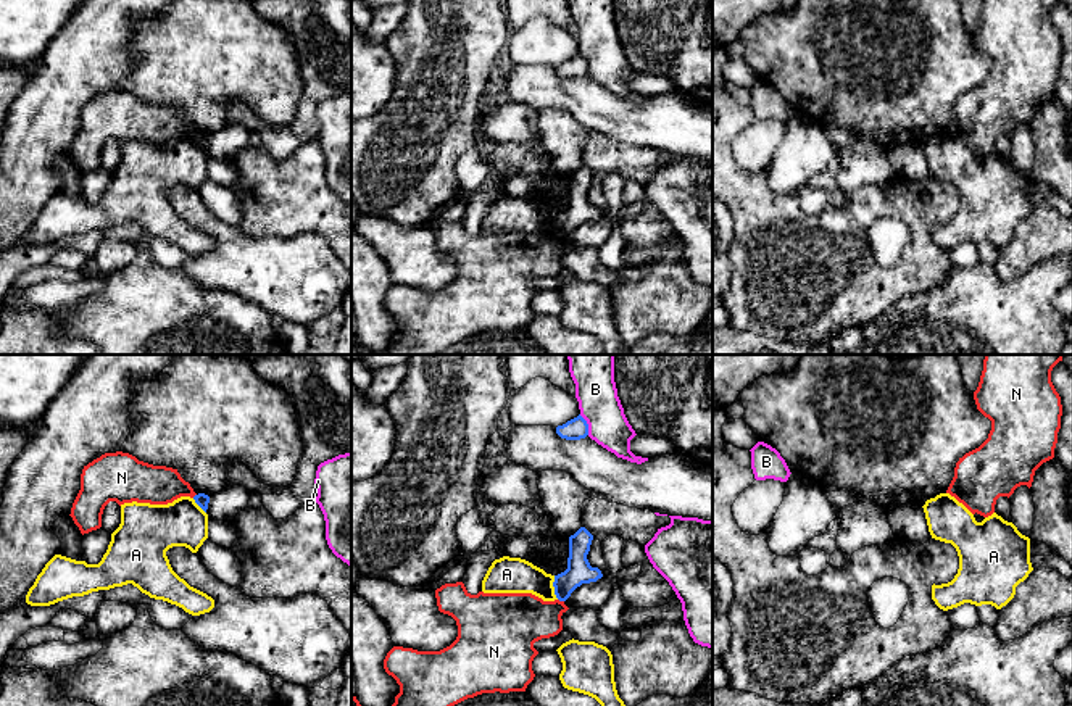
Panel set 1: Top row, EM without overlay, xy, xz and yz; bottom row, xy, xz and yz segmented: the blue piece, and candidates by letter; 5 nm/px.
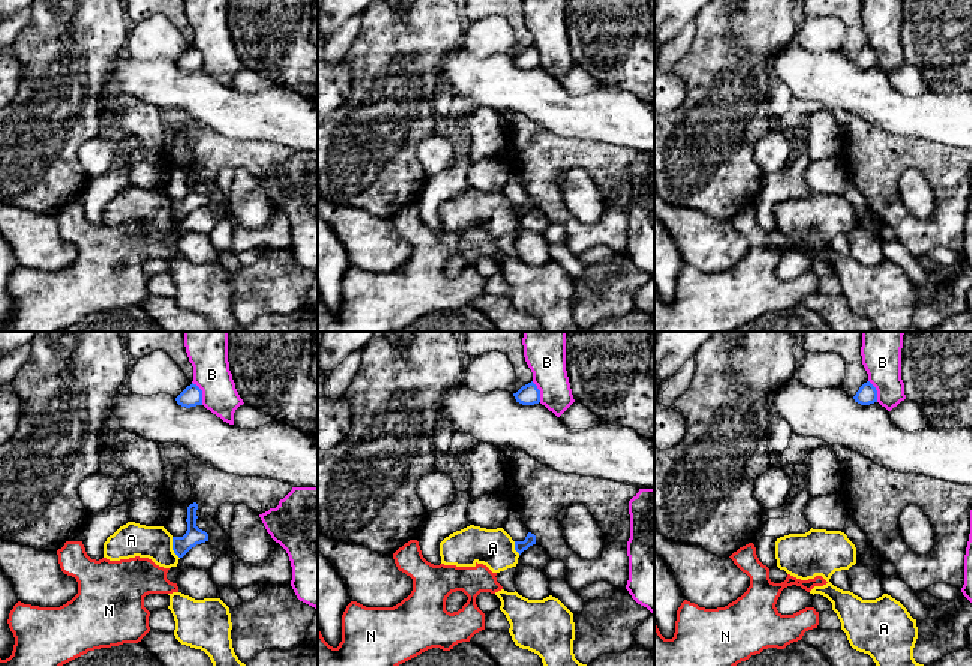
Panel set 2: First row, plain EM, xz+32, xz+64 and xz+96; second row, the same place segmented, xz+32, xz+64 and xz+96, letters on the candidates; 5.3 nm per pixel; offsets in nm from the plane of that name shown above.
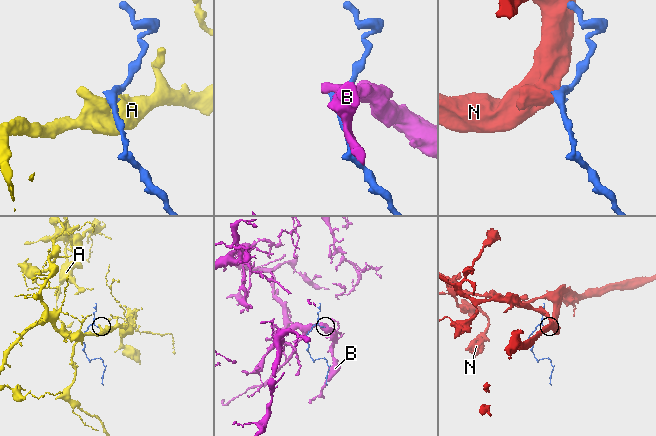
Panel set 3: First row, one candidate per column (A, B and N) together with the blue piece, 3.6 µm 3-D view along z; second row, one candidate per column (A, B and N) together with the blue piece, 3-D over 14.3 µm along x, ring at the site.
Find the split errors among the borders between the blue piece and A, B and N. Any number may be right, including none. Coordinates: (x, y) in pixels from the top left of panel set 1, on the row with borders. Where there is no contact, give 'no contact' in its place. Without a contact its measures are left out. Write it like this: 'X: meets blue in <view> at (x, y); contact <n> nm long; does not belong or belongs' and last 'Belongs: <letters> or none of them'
A: meets blue in xz at (553, 585); contact 120 nm long; does not belong
B: meets blue in xz at (587, 424); contact 120 nm long; does not belong
N: meets blue in xz at (561, 600); contact 40 nm long; does not belong
Belongs: none of them

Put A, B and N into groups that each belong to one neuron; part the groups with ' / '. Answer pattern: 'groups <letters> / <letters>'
groups A / B / N

